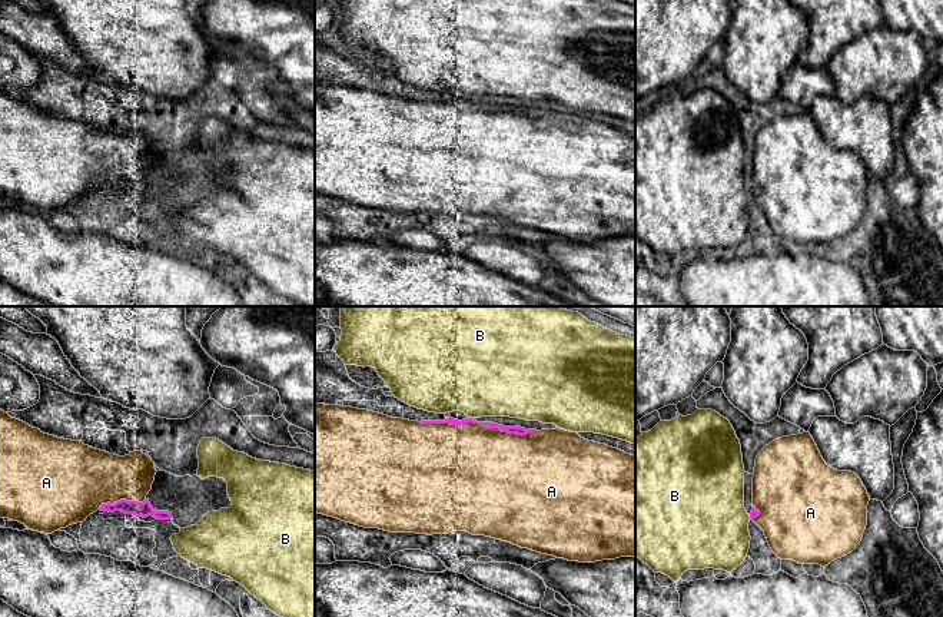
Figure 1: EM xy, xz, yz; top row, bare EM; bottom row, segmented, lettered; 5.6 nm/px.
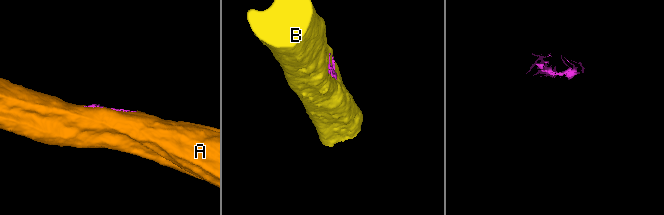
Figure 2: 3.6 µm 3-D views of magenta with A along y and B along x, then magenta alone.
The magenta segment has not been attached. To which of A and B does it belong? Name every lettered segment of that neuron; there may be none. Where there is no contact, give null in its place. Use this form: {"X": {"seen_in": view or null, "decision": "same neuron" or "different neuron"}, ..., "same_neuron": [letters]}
{"A": {"seen_in": "xz", "decision": "same neuron"}, "B": {"seen_in": "yz", "decision": "different neuron"}, "same_neuron": ["A"]}

